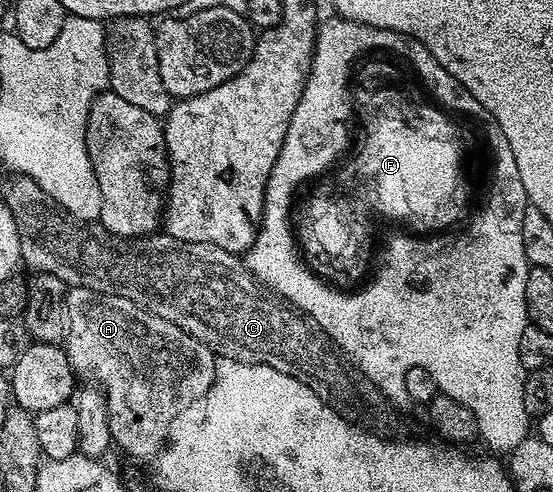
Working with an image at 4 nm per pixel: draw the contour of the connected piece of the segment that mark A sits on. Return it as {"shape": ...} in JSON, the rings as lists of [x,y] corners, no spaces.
{"shape":[[[70,287],[64,304],[64,350],[75,376],[93,381],[106,397],[110,438],[115,448],[127,451],[134,459],[158,454],[167,442],[174,418],[192,401],[202,399],[214,380],[216,356],[184,329],[148,313],[124,297],[105,295],[92,289]]]}

